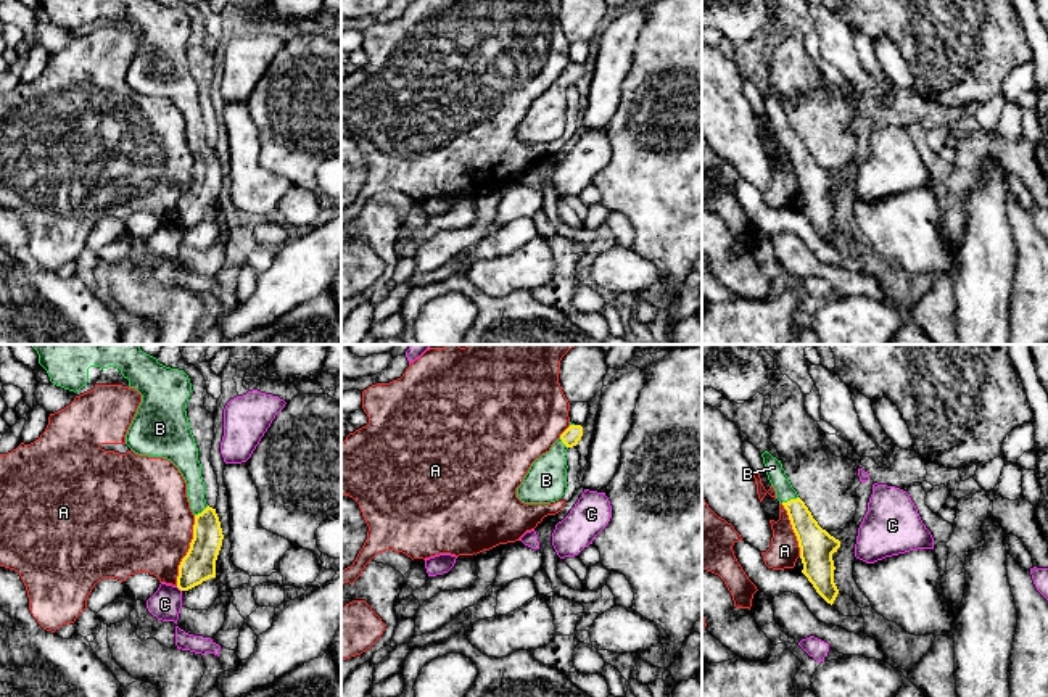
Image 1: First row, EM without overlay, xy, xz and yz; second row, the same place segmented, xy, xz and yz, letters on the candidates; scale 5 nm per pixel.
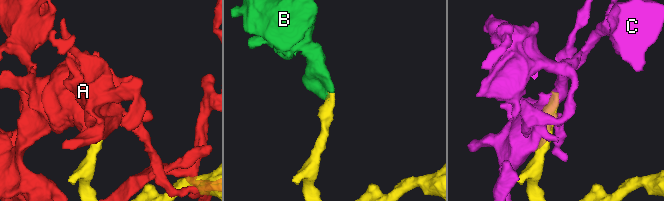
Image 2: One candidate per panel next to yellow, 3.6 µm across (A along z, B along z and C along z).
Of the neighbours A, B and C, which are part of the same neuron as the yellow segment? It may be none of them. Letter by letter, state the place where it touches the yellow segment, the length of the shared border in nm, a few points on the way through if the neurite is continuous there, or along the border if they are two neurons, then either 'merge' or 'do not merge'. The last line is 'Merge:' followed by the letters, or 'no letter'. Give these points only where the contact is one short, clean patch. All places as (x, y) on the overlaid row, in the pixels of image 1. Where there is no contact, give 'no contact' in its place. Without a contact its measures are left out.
A: xy (189, 551) | 360 nm | do not merge
B: yz (791, 499) | 90 nm | across yz (815, 543), (791, 499), (784, 493), (773, 467) | merge
C: xy (179, 588) | 40 nm | do not merge
Merge: B

